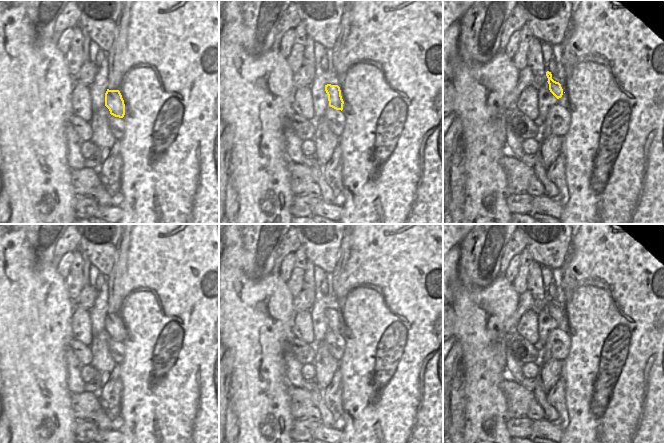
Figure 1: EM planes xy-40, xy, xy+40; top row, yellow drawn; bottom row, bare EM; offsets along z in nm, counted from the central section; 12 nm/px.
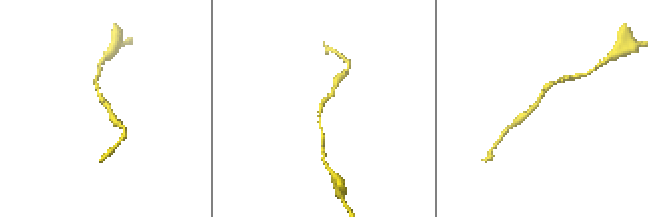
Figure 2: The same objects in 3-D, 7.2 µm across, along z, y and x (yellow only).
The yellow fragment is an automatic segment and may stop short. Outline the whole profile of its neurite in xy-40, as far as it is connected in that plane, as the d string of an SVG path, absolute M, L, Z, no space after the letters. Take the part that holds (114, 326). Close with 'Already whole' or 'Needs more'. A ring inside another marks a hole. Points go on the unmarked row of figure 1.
M107 313L105 317L105 330L109 333L110 338L123 342L125 339L125 328L119 314Z. Already whole.

